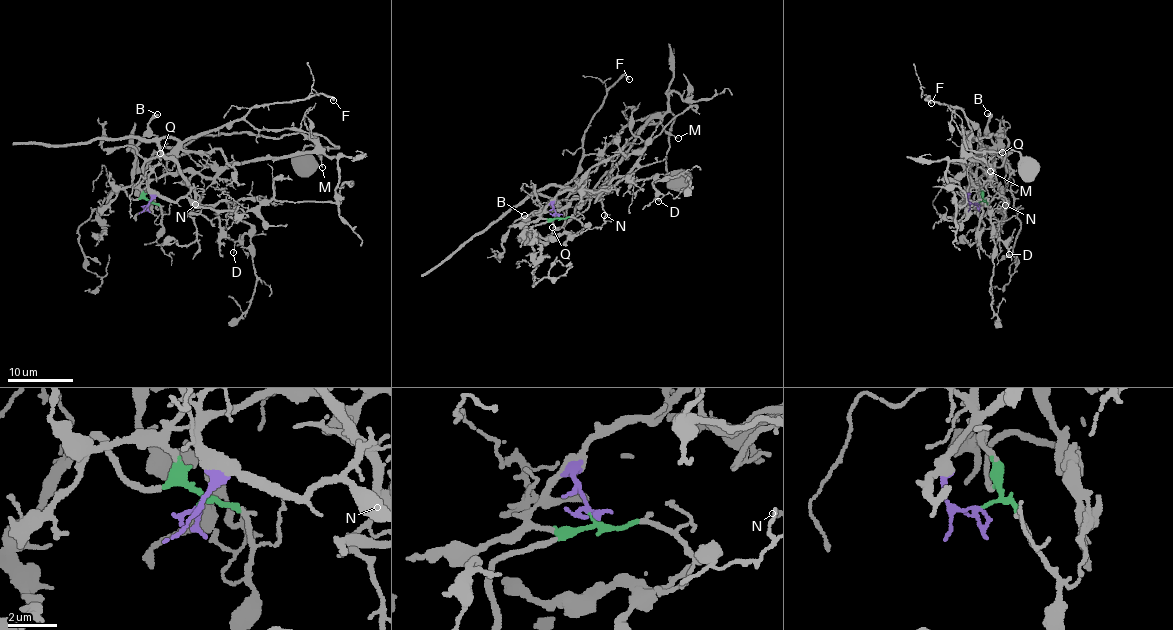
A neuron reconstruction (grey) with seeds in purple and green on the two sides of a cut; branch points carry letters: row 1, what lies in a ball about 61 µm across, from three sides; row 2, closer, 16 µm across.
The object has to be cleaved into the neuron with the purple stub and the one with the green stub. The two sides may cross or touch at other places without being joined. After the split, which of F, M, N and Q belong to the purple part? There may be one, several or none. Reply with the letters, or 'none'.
M, N, Q

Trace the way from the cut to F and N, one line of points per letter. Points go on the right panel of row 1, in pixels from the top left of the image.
F: (977, 203), (983, 198), (977, 162), (983, 150), (979, 133), (960, 108), (938, 104), (928, 96), (932, 102)
N: (977, 203), (968, 198), (968, 190), (987, 173), (984, 171), (988, 172), (996, 192), (1005, 198), (1005, 204)

